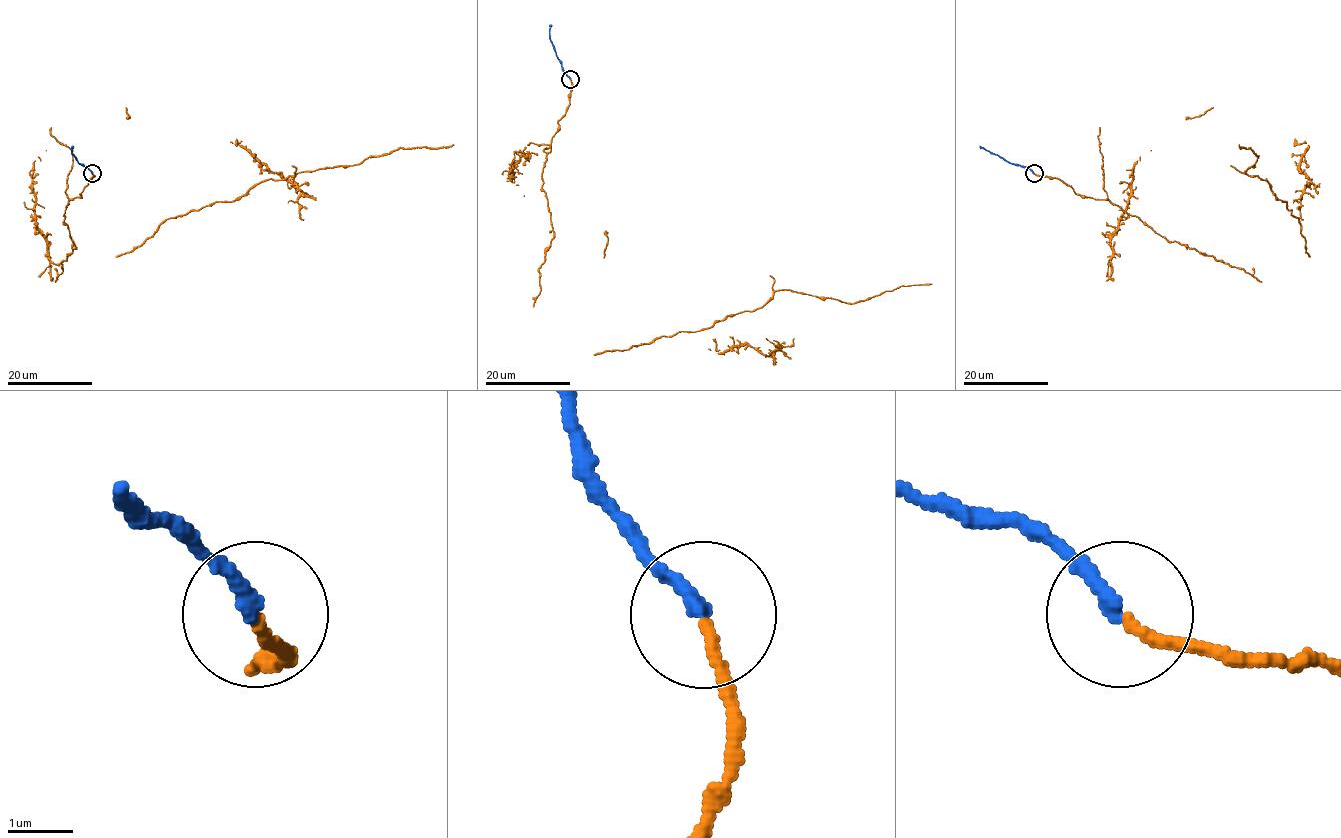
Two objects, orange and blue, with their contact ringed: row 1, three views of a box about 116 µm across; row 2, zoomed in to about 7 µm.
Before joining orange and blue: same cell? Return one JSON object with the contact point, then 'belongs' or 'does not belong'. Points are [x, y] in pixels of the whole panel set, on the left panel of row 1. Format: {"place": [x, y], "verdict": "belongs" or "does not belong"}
{"place": [92, 173], "verdict": "belongs"}

